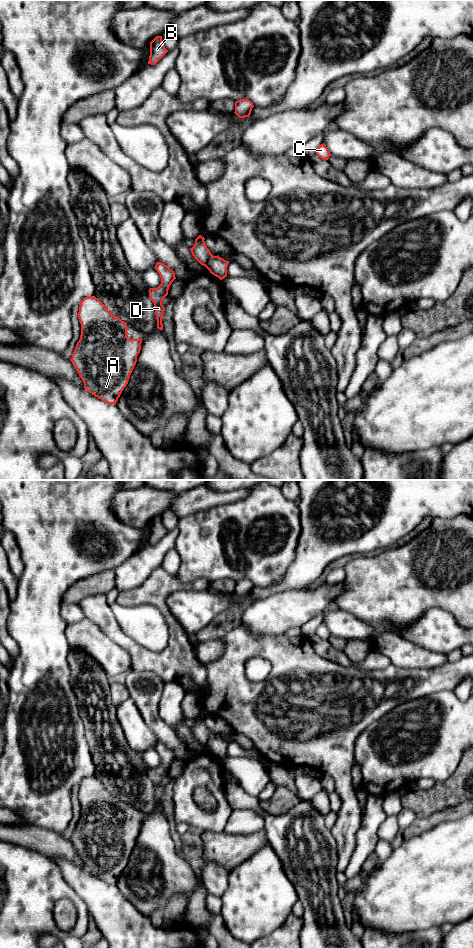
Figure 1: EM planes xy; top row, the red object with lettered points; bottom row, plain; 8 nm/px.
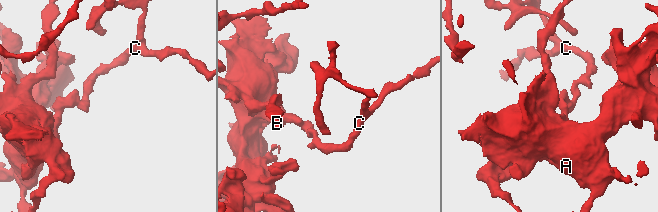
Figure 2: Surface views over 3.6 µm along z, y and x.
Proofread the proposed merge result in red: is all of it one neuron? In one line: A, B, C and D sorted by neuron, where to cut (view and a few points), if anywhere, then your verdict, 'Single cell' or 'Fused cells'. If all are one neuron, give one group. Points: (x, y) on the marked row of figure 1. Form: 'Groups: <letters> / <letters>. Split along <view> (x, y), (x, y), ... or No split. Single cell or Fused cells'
Groups: A B D / C. Split along xy (212, 255), (205, 266). Fused cells

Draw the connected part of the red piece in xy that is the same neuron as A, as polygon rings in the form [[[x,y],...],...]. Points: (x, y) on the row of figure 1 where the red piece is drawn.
[[[95,296],[85,297],[79,305],[81,335],[70,361],[89,393],[108,404],[116,405],[136,365],[143,339],[129,339],[127,323],[109,312]]]

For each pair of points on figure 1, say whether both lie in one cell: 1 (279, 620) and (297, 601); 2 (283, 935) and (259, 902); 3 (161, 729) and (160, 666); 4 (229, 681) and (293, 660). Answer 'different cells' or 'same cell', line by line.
1: same cell
2: different cells
3: different cells
4: same cell

